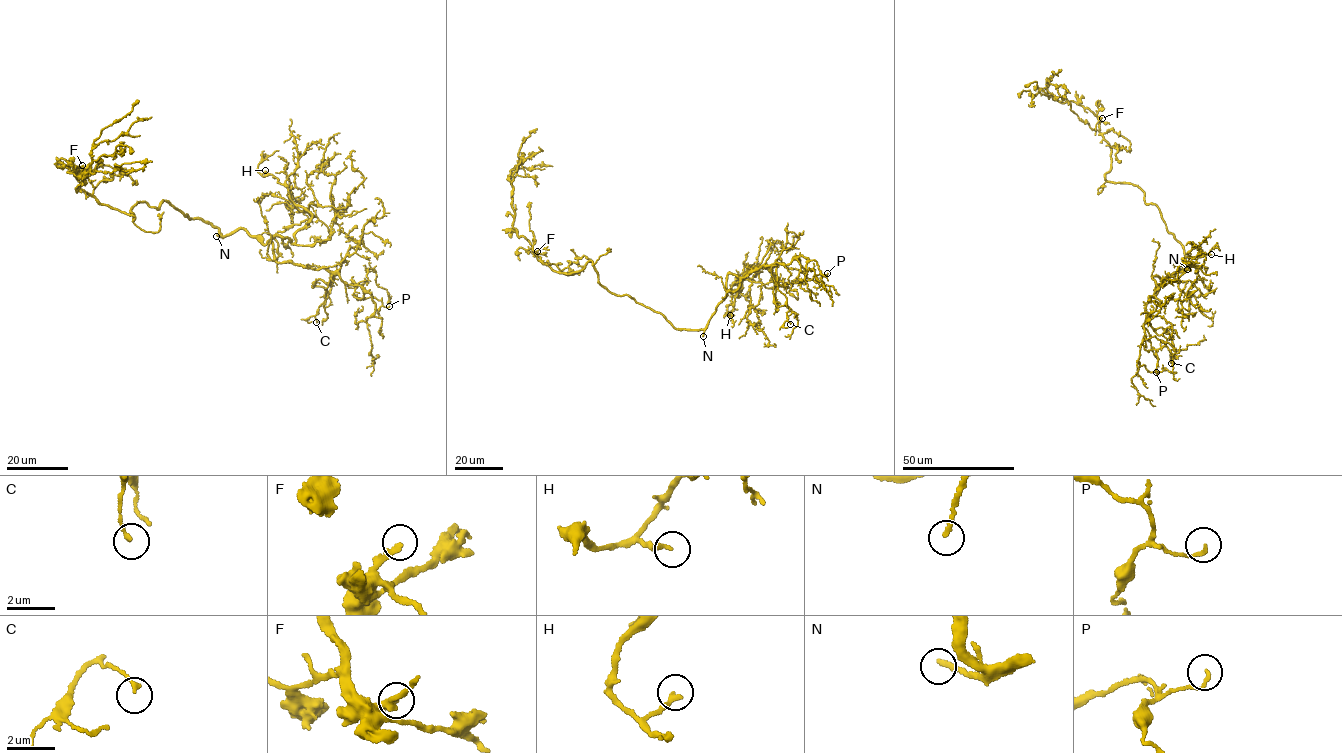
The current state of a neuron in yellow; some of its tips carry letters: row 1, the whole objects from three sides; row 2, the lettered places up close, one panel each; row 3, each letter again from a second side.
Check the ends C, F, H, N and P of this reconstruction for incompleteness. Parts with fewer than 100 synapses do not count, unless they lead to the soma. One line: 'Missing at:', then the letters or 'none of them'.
Missing at: N

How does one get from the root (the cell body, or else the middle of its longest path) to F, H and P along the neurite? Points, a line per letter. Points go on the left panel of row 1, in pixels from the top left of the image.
F: (169, 203), (162, 201), (156, 209), (137, 203), (131, 210), (134, 220), (79, 189), (82, 165)
H: (169, 203), (222, 235), (241, 229), (261, 243), (294, 243), (311, 215), (265, 170)
P: (169, 203), (222, 235), (241, 229), (271, 242), (278, 262), (325, 267), (363, 289), (355, 297), (389, 306)

